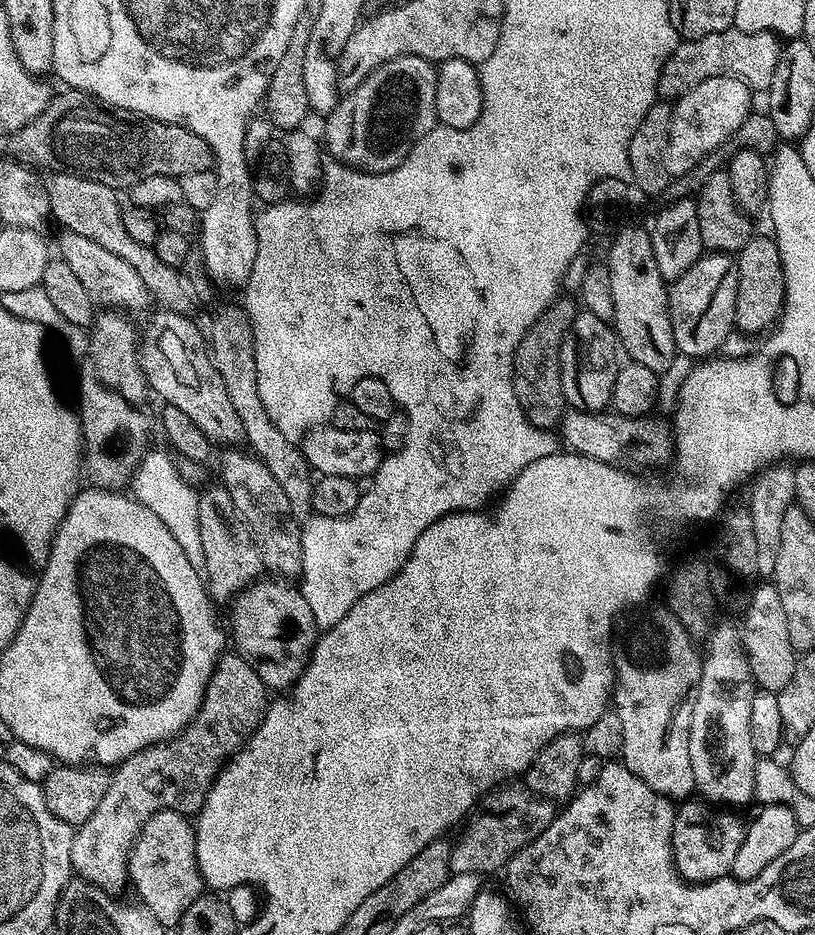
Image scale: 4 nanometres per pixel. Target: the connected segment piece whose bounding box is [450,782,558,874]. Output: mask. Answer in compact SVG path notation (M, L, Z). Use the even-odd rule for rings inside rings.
M505 782L483 796L471 817L472 828L476 832L468 832L460 841L452 844L450 873L503 873L510 858L514 858L518 850L534 842L534 838L538 838L538 834L542 834L542 830L550 826L550 822L557 814L557 805L553 801L539 798L524 800L524 796L526 797L526 788L520 782Z

